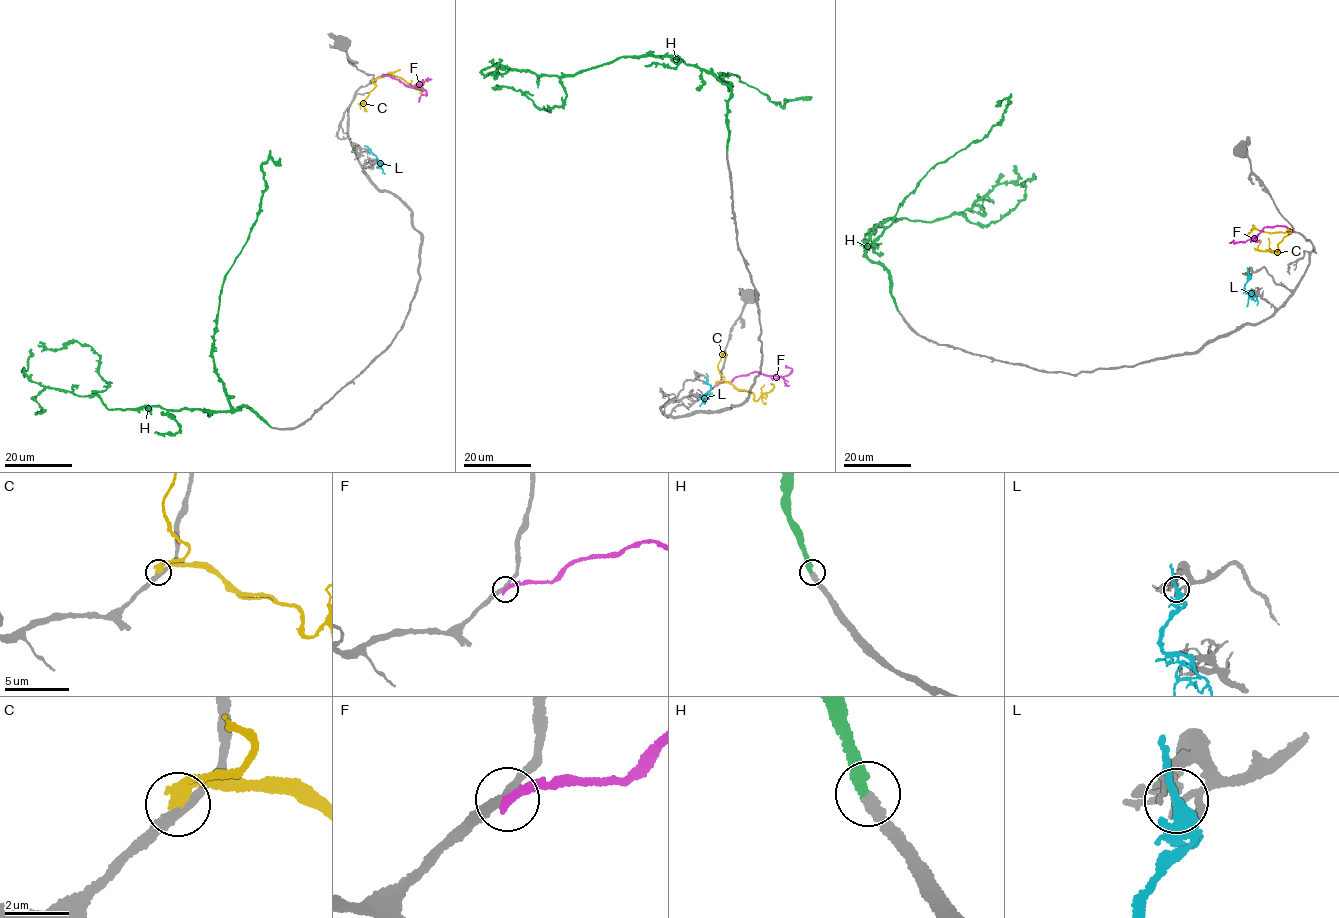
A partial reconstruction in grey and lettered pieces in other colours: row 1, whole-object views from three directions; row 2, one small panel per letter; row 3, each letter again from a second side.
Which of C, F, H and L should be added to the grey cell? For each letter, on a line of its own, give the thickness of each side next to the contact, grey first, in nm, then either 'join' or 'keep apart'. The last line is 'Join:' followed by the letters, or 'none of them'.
C: 320 nm thick on the grey side, 300 nm on the other; keep apart
F: 320 nm thick on the grey side, 320 nm on the other; keep apart
H: 280 nm thick on the grey side, 360 nm on the other; join
L: 180 nm thick on the grey side, 320 nm on the other; keep apart
Join: H

